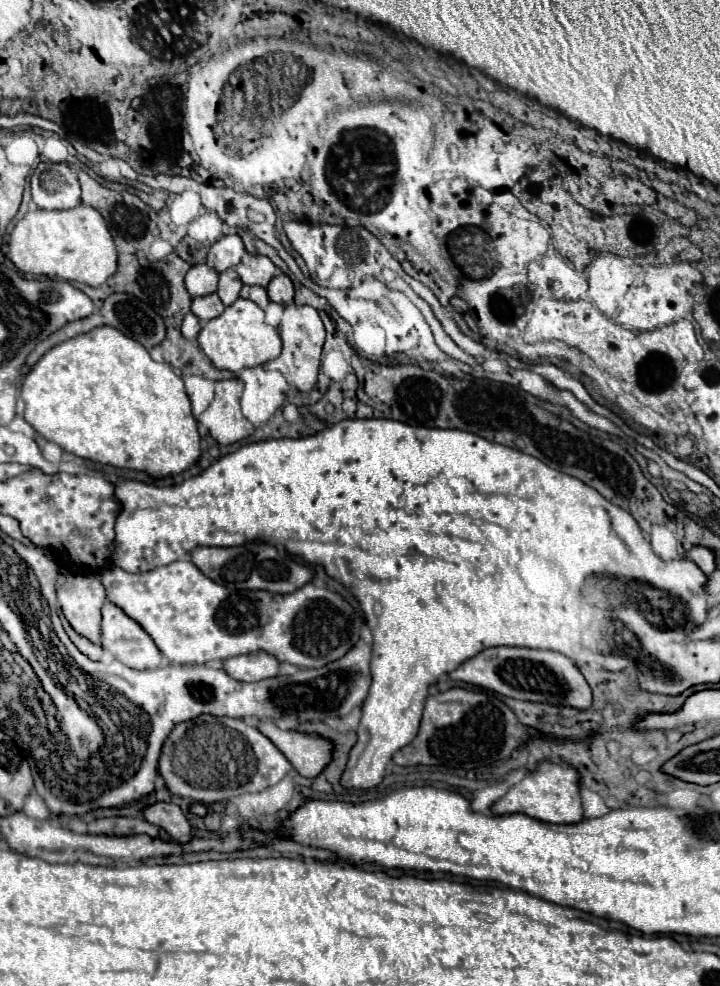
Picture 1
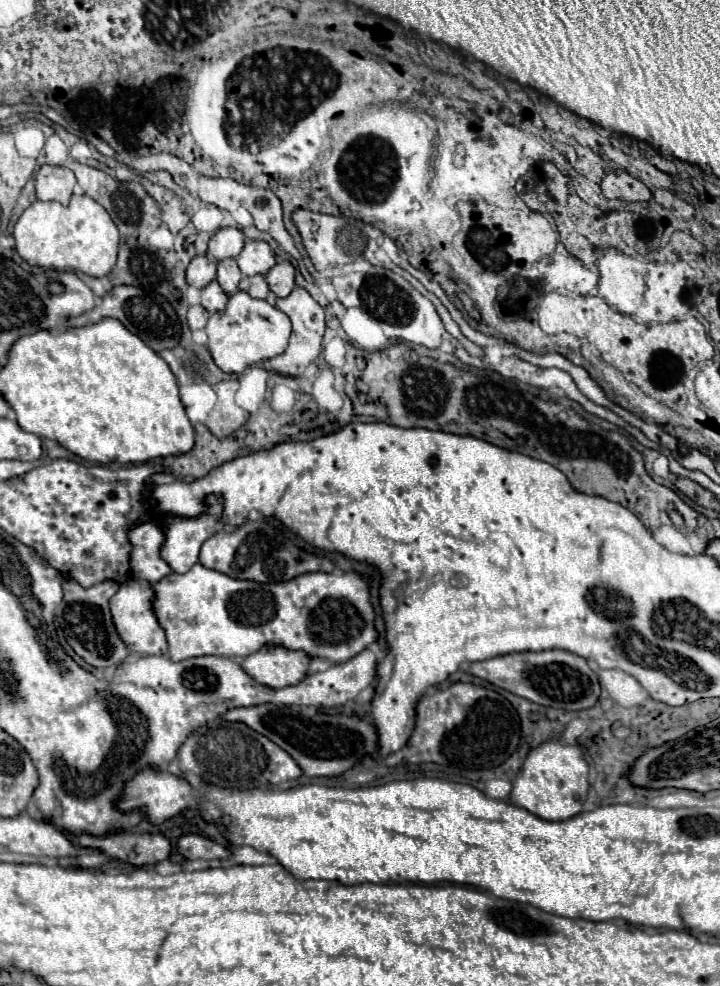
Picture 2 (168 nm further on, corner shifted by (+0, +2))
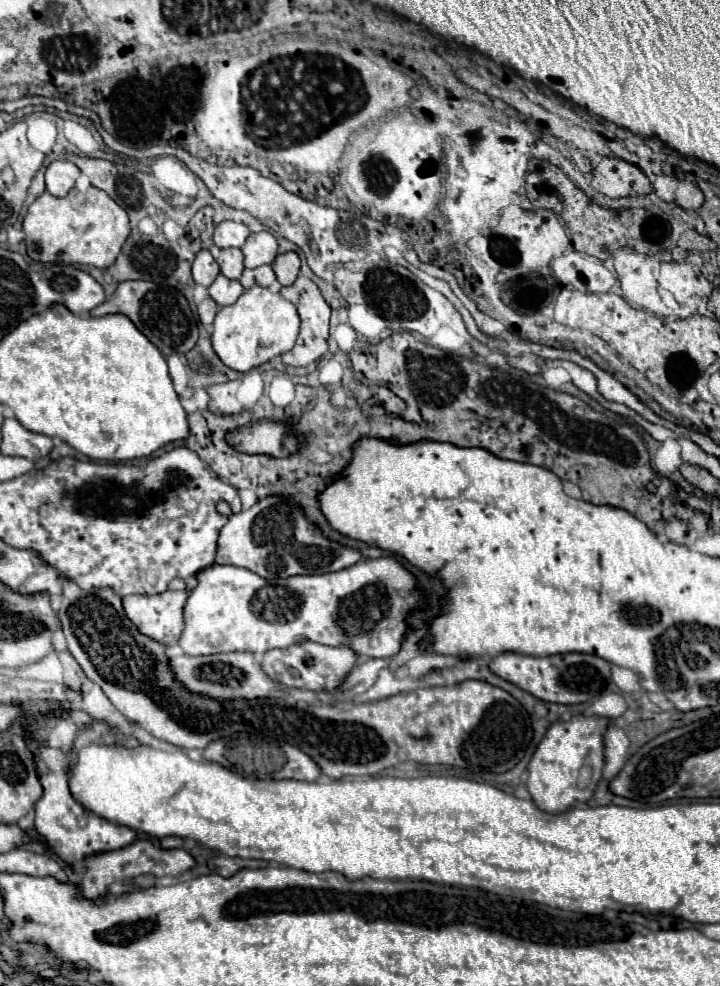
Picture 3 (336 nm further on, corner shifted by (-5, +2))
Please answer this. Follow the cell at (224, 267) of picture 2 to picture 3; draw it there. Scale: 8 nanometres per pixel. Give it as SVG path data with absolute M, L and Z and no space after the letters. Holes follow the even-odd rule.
M221 249L217 263L221 267L221 273L227 279L241 279L243 273L243 253L241 249Z

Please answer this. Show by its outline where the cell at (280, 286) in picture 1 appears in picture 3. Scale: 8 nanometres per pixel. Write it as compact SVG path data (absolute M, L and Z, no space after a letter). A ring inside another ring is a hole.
M289 251L289 253L281 253L277 255L277 259L273 261L273 271L275 271L275 277L281 285L289 287L295 283L297 275L299 275L299 255Z

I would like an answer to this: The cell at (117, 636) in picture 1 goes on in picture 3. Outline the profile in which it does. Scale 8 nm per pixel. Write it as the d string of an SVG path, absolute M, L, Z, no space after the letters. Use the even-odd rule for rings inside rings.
M193 575L185 580L185 591L166 590L157 595L125 595L123 597L123 609L129 621L147 637L151 637L157 643L163 645L175 645L179 641L179 635L183 631L183 603L185 597L189 597L191 589L196 587L197 579Z

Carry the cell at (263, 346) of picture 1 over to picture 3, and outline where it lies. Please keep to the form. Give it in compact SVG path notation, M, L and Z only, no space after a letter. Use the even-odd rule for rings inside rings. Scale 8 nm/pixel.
M253 285L233 305L219 309L211 341L213 351L229 369L245 373L253 367L267 363L271 357L289 351L297 341L297 333L299 333L299 315L293 303L289 303L279 293L271 293L265 287Z

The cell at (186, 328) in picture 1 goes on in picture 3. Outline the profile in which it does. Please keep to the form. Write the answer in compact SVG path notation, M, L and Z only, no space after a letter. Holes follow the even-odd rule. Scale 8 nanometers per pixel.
M207 297L205 301L201 301L199 307L197 307L200 323L205 325L205 327L211 325L213 319L215 319L215 315L217 315L217 311L219 311L219 307L217 307L217 303L211 297Z

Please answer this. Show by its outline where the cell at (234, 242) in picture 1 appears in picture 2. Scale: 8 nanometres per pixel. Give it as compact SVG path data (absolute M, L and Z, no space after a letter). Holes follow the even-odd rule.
M224 227L218 229L208 243L208 251L214 255L216 261L226 257L238 257L238 253L244 247L244 235L236 227Z

